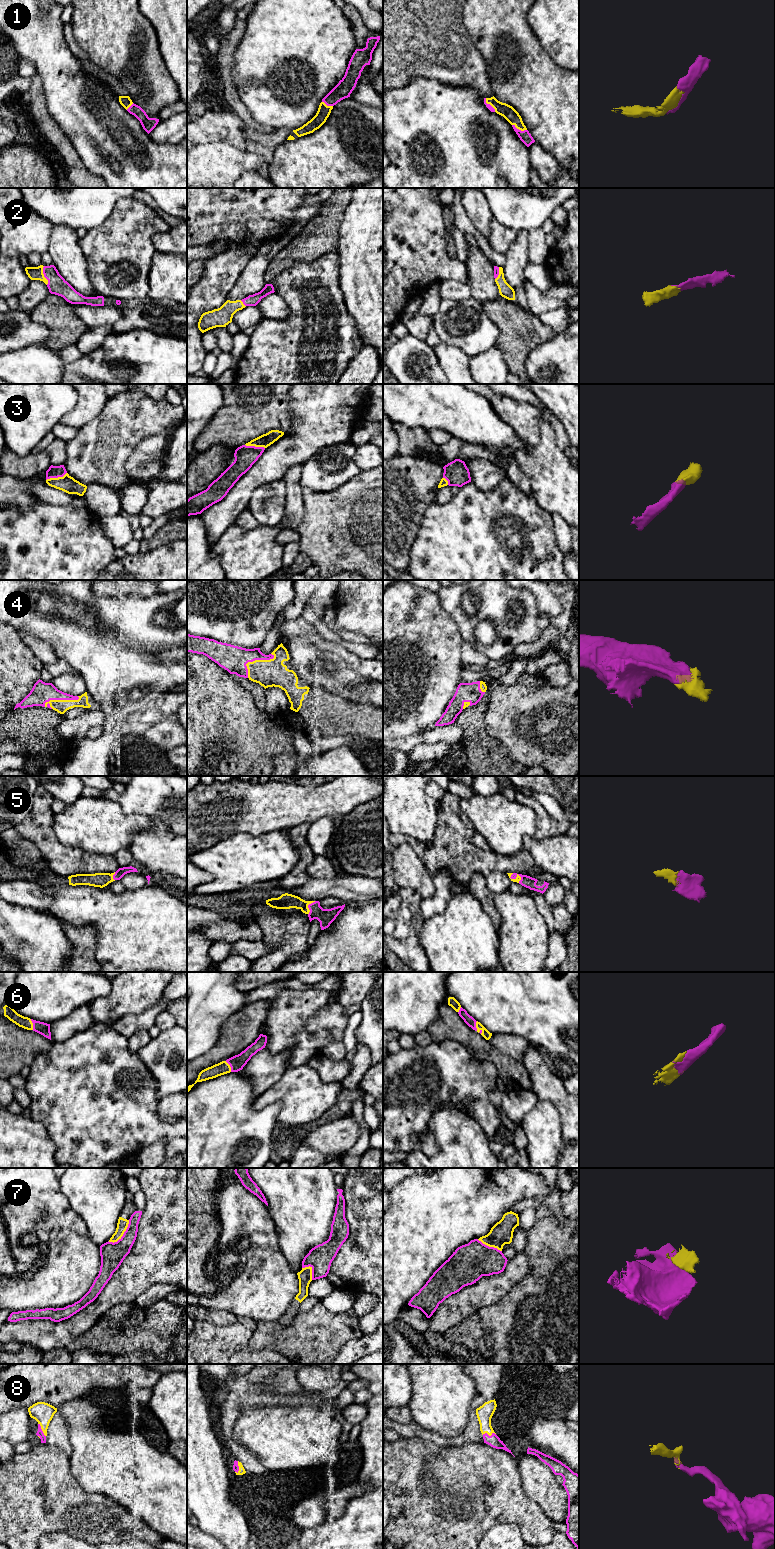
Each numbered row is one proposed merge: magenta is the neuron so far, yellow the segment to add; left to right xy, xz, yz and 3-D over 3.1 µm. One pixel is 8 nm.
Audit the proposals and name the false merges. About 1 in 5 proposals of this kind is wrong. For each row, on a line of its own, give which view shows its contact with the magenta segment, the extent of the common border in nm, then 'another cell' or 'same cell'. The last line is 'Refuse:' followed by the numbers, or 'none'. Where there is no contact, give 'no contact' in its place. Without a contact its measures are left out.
1: yz | 130 nm | same cell
2: xy | 160 nm | same cell
3: xy | 180 nm | same cell
4: xy | 300 nm | same cell
5: xz | 130 nm | same cell
6: xy | 90 nm | same cell
7: xy | 240 nm | another cell
8: yz | 110 nm | same cell
Refuse: 7

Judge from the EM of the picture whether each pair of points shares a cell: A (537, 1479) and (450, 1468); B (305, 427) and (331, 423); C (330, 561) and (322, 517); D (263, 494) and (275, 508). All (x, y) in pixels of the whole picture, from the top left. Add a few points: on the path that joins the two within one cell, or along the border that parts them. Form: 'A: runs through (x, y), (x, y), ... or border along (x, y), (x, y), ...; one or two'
A: border along (516, 1459), (521, 1487), (531, 1498); two
B: runs through (311, 427), (317, 423), (325, 423); one
C: runs through (330, 550), (327, 528); one
D: runs through (269, 495), (274, 496), (274, 502); one

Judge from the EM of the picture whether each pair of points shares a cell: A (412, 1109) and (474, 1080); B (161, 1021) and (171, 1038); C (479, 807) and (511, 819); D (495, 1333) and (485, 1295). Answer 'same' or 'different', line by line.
A: same
B: different
C: same
D: different

